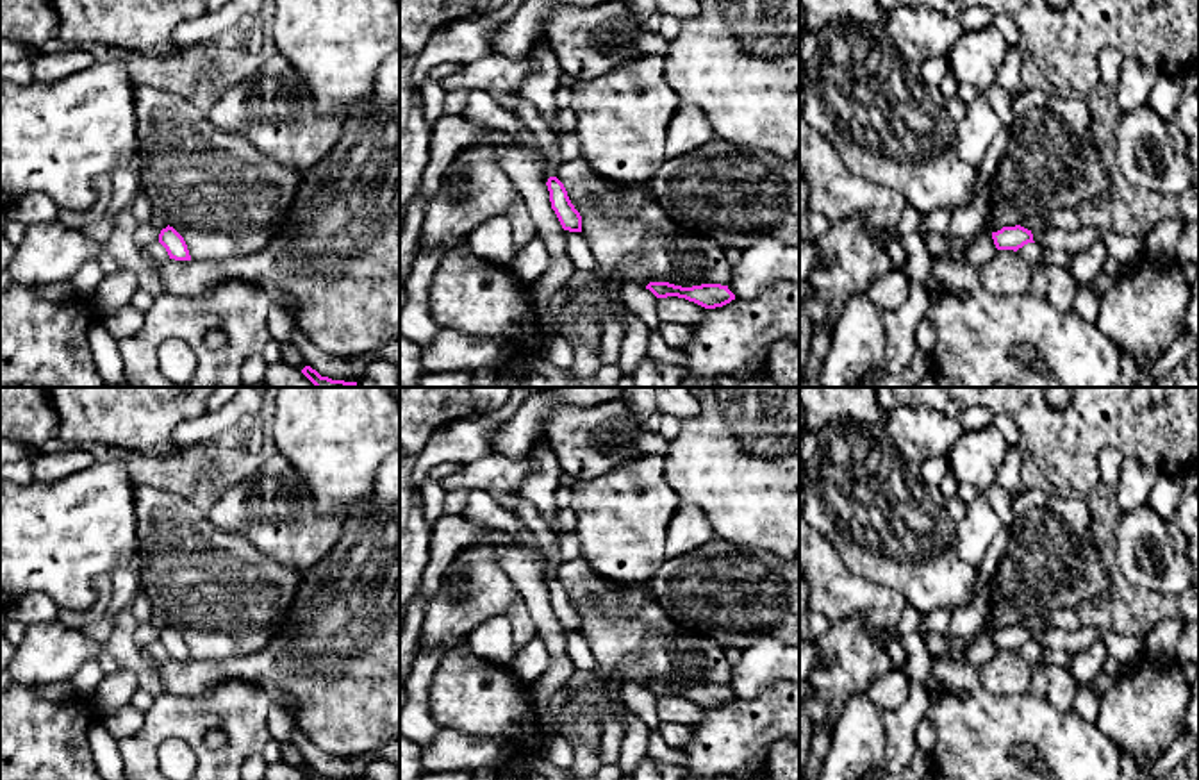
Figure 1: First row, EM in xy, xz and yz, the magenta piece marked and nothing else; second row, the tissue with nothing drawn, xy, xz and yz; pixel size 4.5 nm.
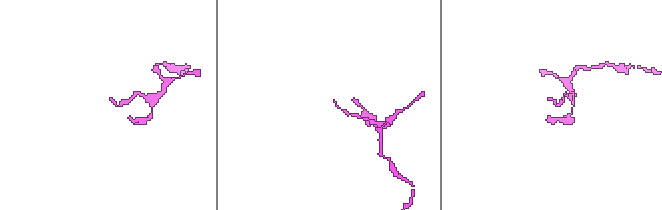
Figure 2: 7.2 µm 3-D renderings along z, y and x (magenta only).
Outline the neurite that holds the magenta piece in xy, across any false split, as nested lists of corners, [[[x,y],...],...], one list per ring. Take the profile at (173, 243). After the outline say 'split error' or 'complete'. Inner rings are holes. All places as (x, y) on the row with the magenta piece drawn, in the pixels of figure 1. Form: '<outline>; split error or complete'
[[[168,225],[161,230],[159,243],[166,248],[170,259],[191,261],[184,237],[173,227]]]; complete

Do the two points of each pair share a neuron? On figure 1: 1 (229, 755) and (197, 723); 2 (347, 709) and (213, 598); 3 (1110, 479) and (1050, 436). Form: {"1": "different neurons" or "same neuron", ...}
{"1": "same neuron", "2": "different neurons", "3": "different neurons"}

